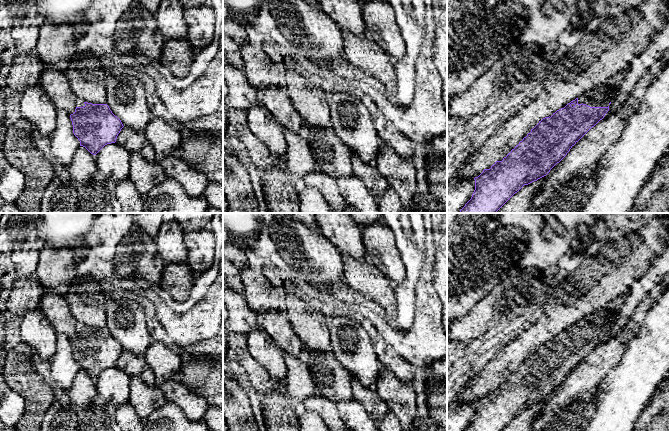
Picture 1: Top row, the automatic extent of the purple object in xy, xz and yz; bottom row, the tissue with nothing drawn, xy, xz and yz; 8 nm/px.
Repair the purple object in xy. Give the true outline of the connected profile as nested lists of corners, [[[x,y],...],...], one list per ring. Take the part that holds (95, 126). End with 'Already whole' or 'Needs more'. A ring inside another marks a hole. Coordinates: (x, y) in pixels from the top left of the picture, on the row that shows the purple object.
[[[76,101],[76,109],[70,115],[73,133],[91,154],[96,155],[105,145],[115,143],[124,127],[107,104]]]. Needs more

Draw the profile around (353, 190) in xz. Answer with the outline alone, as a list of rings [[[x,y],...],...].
[[[355,175],[348,179],[337,180],[337,184],[345,202],[359,213],[380,213],[377,198]]]

